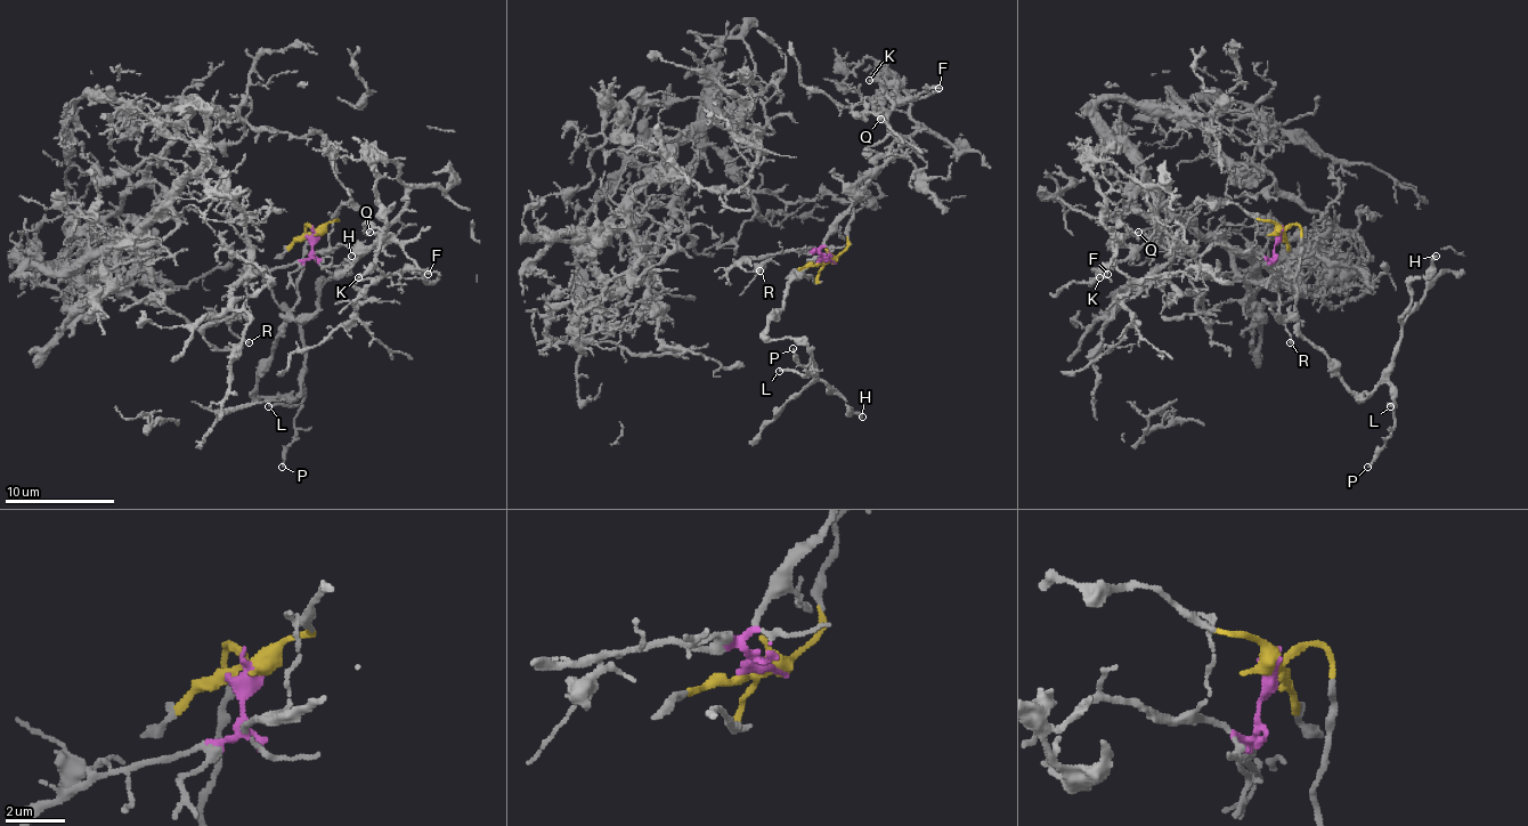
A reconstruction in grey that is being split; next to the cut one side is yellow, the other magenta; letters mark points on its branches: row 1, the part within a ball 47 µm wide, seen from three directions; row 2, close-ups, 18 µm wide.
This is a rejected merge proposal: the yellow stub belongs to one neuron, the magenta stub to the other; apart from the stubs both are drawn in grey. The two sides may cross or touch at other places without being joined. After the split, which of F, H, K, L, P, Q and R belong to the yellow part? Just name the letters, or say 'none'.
H, L, P

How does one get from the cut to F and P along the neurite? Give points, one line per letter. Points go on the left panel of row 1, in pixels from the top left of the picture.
F: (316, 233), (310, 258), (341, 244), (360, 254), (404, 205), (390, 161), (376, 161), (380, 216), (429, 274)
P: (316, 233), (308, 225), (297, 305), (258, 379), (258, 395), (302, 387), (283, 467)

